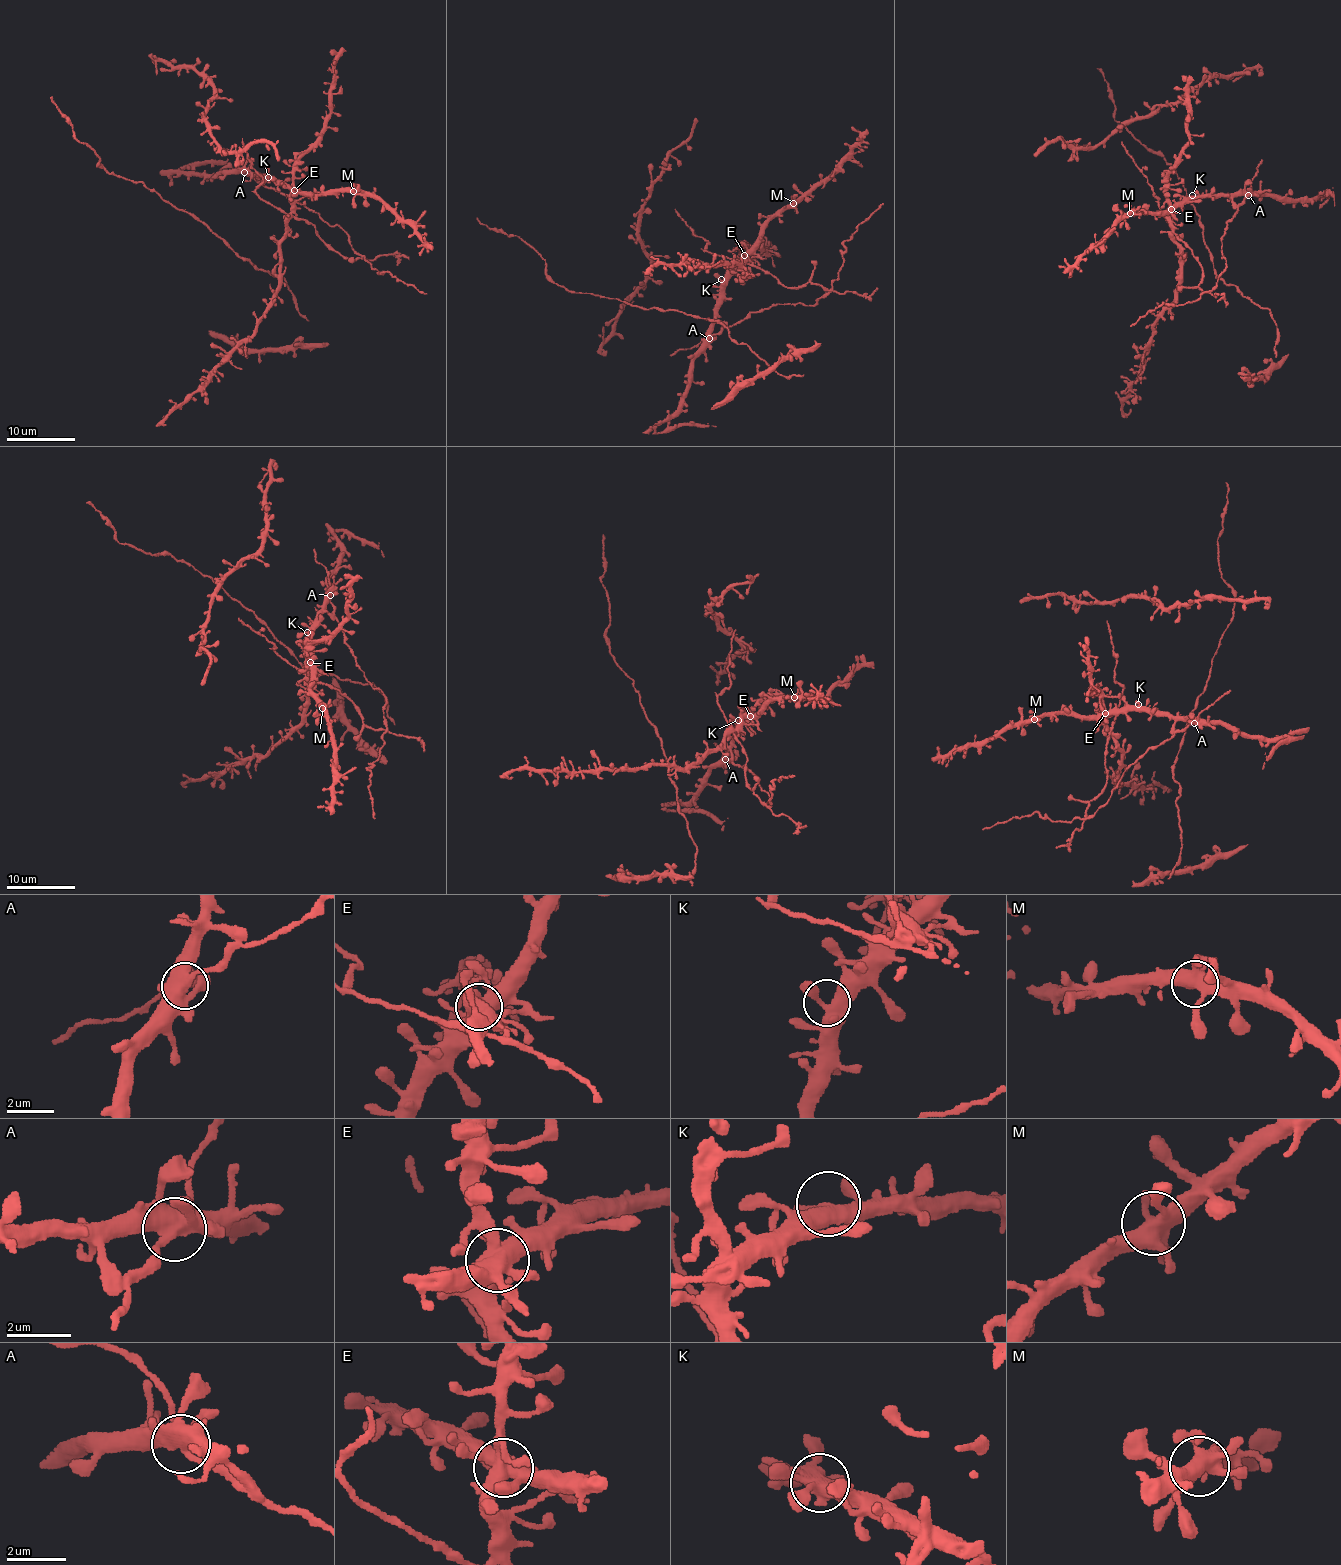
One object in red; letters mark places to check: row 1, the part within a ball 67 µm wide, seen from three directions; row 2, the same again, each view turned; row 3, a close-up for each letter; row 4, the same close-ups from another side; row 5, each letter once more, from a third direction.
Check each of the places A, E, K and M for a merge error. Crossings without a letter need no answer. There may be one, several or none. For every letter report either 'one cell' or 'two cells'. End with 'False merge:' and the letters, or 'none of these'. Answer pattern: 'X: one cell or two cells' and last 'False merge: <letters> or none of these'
A: two cells
E: two cells
K: one cell
M: one cell
False merge: A, E

